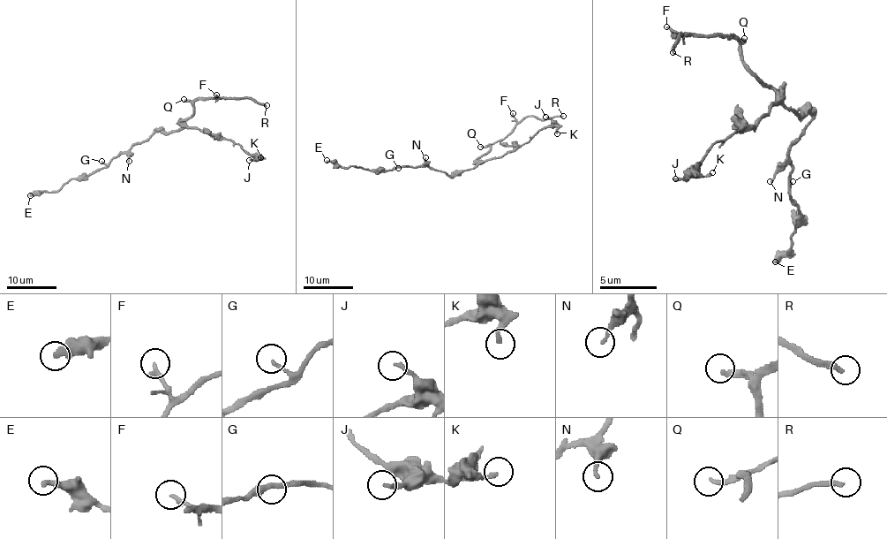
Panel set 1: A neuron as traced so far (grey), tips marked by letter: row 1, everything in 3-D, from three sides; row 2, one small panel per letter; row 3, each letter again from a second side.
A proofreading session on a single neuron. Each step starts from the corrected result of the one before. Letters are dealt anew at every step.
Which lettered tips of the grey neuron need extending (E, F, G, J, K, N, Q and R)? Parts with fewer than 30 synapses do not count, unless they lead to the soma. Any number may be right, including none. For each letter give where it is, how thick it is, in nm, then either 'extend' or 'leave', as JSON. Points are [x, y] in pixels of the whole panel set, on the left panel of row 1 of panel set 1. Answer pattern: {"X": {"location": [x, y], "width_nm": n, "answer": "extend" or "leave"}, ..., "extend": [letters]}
{"E": {"location": [30, 195], "width_nm": 360, "answer": "leave"}, "F": {"location": [216, 94], "width_nm": 240, "answer": "leave"}, "G": {"location": [101, 161], "width_nm": 130, "answer": "leave"}, "J": {"location": [249, 160], "width_nm": 190, "answer": "leave"}, "K": {"location": [260, 157], "width_nm": 190, "answer": "leave"}, "N": {"location": [129, 161], "width_nm": 180, "answer": "leave"}, "Q": {"location": [184, 99], "width_nm": 240, "answer": "extend"}, "R": {"location": [266, 105], "width_nm": 240, "answer": "extend"}, "extend": ["Q", "R"]}

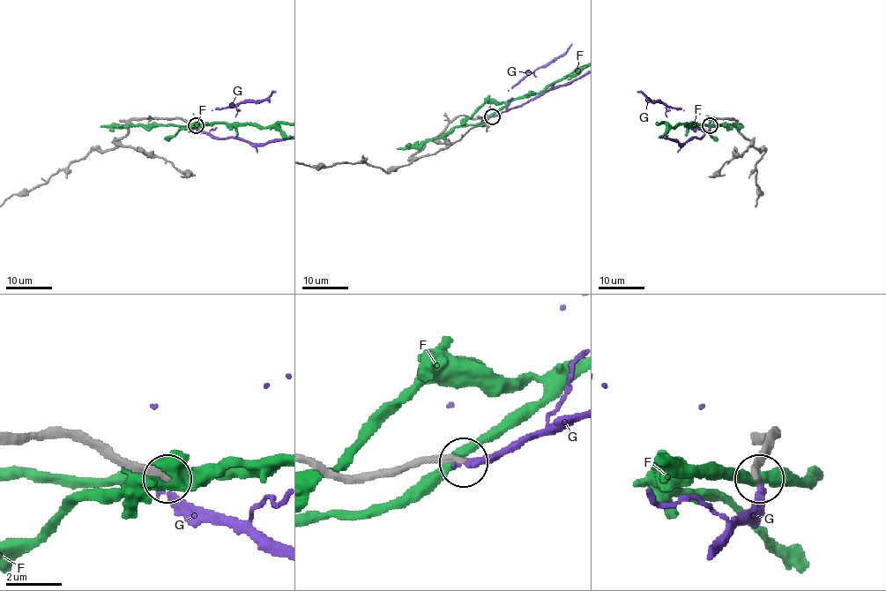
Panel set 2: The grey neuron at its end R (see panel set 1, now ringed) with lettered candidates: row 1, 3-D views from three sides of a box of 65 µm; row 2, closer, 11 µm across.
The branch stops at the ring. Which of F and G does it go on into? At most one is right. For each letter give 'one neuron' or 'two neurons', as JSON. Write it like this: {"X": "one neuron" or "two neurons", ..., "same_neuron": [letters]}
{"F": "two neurons", "G": "two neurons", "same_neuron": []}

